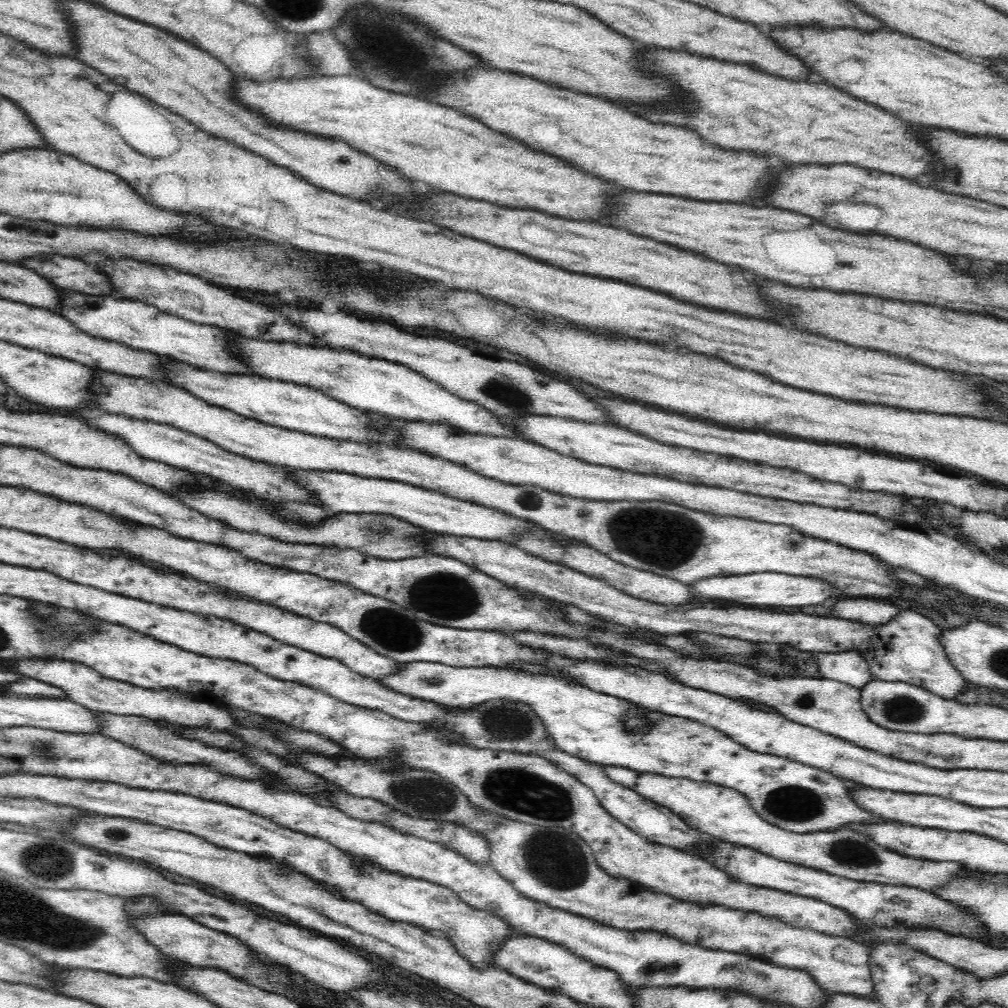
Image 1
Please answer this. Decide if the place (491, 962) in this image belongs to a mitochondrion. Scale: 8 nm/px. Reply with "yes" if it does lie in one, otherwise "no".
no

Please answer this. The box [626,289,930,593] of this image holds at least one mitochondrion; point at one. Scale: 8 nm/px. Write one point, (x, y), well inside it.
(852, 581)

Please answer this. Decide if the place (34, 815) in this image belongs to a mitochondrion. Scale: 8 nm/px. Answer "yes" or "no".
no

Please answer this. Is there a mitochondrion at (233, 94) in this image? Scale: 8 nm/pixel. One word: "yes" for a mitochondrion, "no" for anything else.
no

